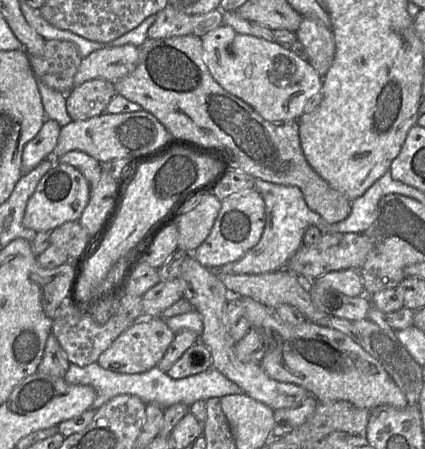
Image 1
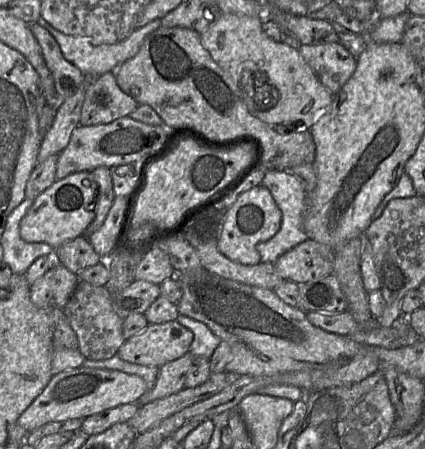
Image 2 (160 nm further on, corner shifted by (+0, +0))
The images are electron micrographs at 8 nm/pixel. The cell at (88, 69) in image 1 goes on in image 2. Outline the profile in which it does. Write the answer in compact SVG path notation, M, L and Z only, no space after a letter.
M86 77L83 84L71 96L62 101L52 125L42 138L37 162L42 162L51 155L58 155L67 146L72 131L80 125L81 108L86 88L93 79Z

